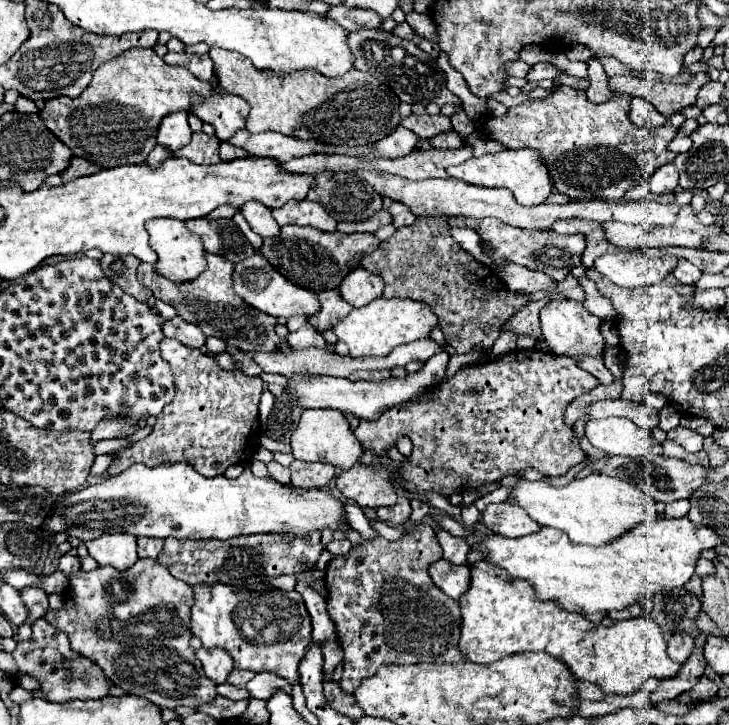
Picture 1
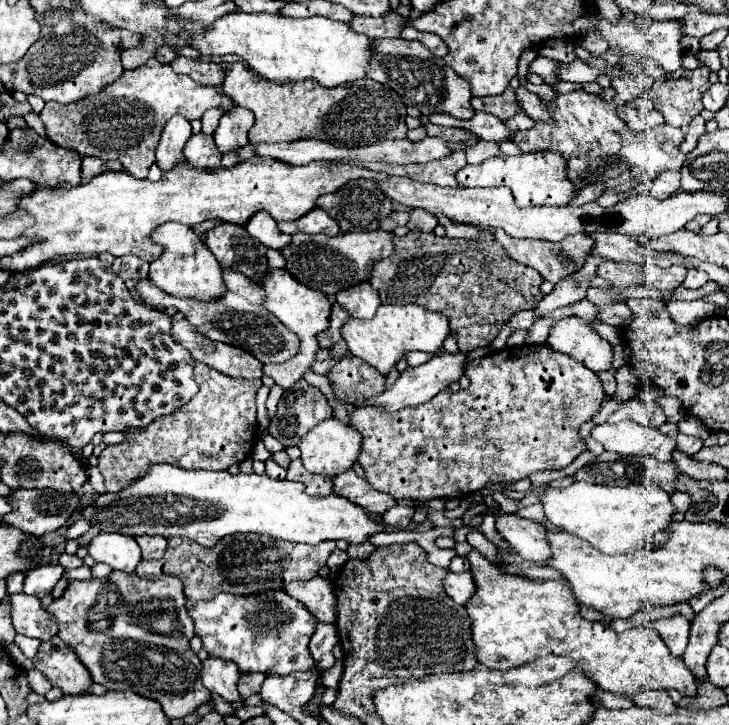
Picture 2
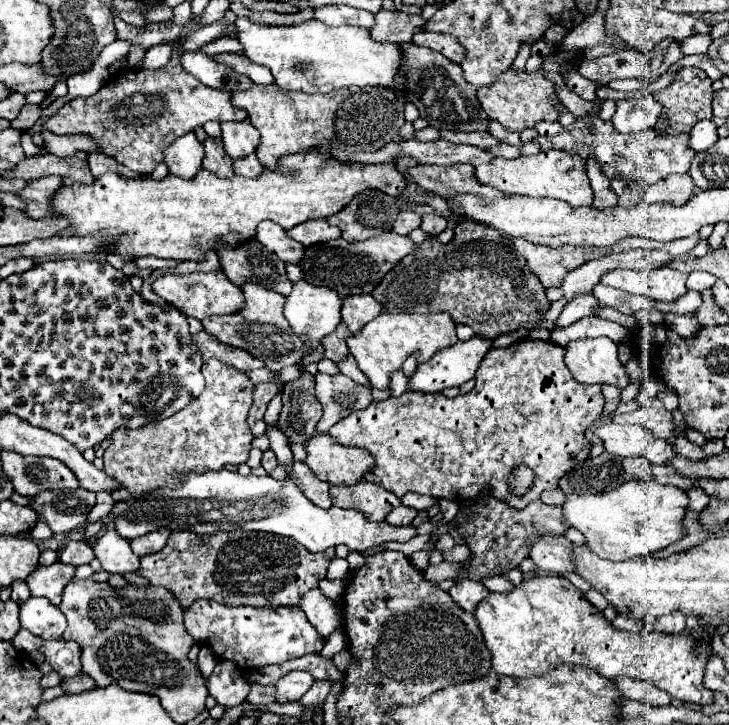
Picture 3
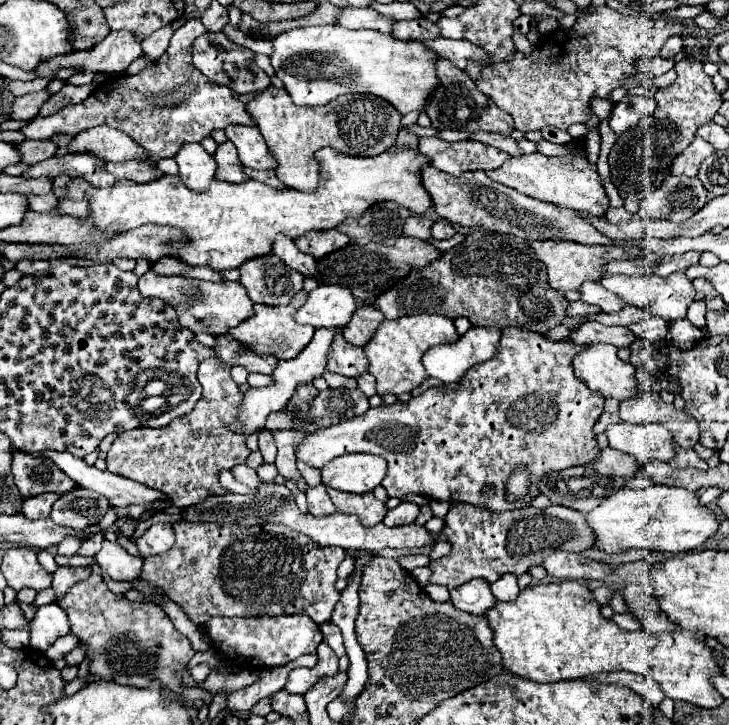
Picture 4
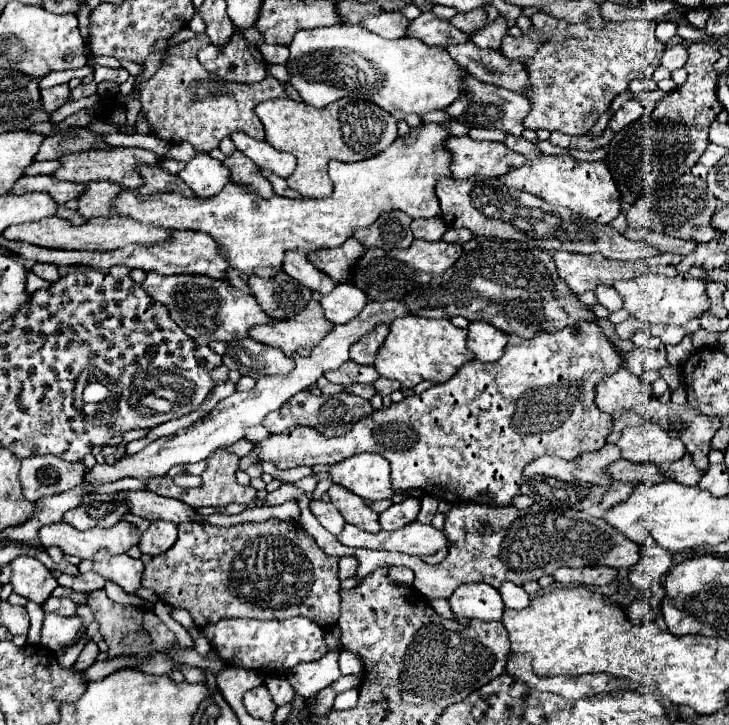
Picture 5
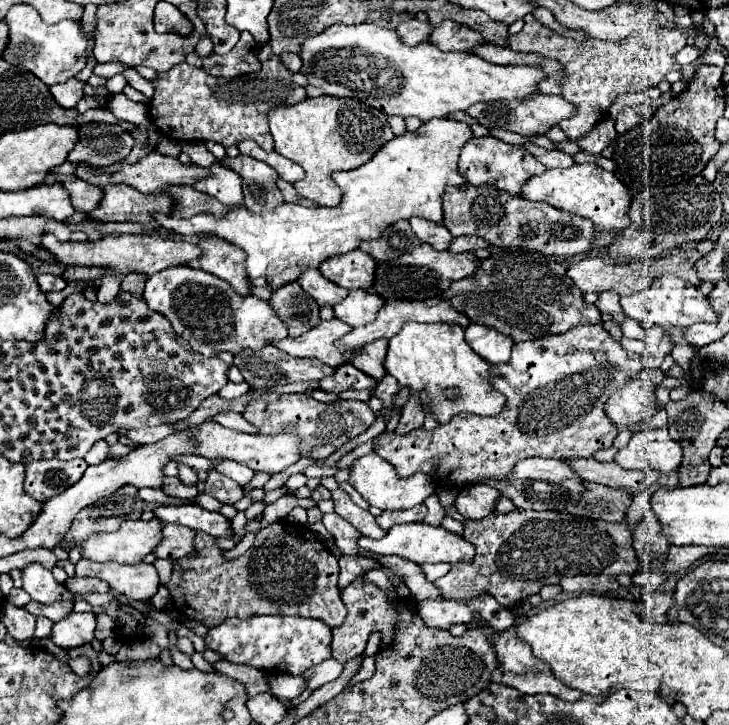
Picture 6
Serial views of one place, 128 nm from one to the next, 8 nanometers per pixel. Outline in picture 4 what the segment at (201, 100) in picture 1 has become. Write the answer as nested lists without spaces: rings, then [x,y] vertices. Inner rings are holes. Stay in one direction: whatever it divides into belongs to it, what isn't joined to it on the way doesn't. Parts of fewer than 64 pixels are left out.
[[[228,126],[226,130],[228,140],[234,142],[238,150],[238,158],[244,166],[258,168],[258,170],[270,170],[276,166],[274,158],[268,152],[268,146],[256,126]]]

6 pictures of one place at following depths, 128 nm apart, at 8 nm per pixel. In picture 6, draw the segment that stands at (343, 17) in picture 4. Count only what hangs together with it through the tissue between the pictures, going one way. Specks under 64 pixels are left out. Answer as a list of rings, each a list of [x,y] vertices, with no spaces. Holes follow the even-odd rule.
[[[410,18],[410,20],[398,22],[398,26],[394,30],[398,32],[400,40],[404,40],[404,44],[414,46],[414,44],[420,44],[420,42],[428,40],[428,34],[432,32],[432,26],[428,22],[420,22],[416,18]]]

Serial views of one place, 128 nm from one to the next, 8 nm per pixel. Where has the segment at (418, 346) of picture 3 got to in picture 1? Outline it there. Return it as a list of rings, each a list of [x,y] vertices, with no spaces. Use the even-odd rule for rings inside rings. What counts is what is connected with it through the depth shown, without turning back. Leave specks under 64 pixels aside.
[[[376,298],[372,304],[366,304],[364,308],[352,308],[352,312],[336,324],[334,334],[338,340],[342,340],[352,358],[362,358],[362,356],[388,356],[392,348],[414,342],[420,338],[428,338],[430,330],[438,324],[438,318],[434,312],[428,308],[424,302],[414,302],[410,298]]]

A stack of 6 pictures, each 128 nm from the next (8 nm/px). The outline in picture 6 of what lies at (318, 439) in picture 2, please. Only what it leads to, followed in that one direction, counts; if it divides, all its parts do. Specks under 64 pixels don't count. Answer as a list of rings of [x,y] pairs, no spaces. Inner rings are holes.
[[[370,452],[358,460],[354,460],[354,464],[350,466],[350,478],[348,482],[366,498],[366,502],[370,506],[376,506],[380,510],[404,510],[404,508],[412,508],[420,502],[424,502],[424,498],[428,498],[434,488],[432,488],[432,478],[424,476],[424,474],[414,474],[406,480],[396,476],[396,470],[392,468],[392,464],[388,464],[382,456]]]

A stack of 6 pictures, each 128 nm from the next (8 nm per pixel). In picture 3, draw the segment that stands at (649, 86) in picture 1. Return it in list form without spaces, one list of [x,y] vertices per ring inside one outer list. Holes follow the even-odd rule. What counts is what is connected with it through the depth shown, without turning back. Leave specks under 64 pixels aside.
[[[688,66],[688,68],[682,68],[674,82],[660,90],[660,92],[654,92],[654,98],[660,100],[662,108],[664,108],[664,114],[660,116],[660,122],[658,122],[658,128],[668,132],[668,134],[682,134],[682,132],[690,132],[690,128],[698,122],[698,120],[704,120],[704,118],[712,118],[712,106],[710,106],[710,100],[712,100],[712,80],[708,78],[708,74],[702,70],[702,68],[696,68],[696,66]]]

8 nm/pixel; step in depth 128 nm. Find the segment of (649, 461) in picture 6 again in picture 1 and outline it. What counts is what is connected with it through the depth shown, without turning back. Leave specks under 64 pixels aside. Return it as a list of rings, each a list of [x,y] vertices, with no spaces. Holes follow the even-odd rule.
[[[604,418],[586,422],[586,438],[592,446],[614,456],[646,458],[652,454],[662,454],[662,445],[654,442],[652,432],[636,426],[628,418]]]

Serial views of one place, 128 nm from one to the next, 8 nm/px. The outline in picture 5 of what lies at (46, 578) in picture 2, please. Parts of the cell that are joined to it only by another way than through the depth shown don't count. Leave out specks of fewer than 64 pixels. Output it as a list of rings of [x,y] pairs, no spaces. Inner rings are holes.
[[[86,572],[86,574],[78,574],[78,576],[70,576],[70,574],[62,574],[58,578],[58,584],[64,588],[70,588],[74,592],[92,592],[98,588],[104,588],[104,578],[96,576],[94,572]]]

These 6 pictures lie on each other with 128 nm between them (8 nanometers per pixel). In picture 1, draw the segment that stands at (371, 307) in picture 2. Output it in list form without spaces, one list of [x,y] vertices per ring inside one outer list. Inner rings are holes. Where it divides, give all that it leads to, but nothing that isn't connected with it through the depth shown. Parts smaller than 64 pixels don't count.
[[[358,266],[342,280],[338,290],[346,302],[360,308],[382,294],[384,280],[380,280],[380,276],[376,276],[374,272],[368,272],[366,268]]]

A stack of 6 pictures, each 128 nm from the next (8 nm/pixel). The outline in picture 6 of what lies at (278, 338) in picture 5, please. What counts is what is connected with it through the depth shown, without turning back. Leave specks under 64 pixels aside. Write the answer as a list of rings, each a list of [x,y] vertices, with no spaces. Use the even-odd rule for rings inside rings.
[[[338,318],[320,320],[314,328],[310,328],[302,336],[298,336],[298,338],[286,336],[284,340],[272,340],[272,344],[290,356],[320,360],[334,368],[334,366],[340,366],[342,360],[352,360],[352,356],[354,356],[354,352],[350,356],[342,356],[334,348],[334,340],[344,336],[348,330],[350,330],[350,326]]]

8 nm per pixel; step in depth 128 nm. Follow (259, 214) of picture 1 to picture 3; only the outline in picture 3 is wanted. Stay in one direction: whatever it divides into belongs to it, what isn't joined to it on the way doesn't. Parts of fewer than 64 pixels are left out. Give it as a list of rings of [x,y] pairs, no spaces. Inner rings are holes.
[[[262,220],[258,224],[256,238],[284,262],[296,264],[304,254],[304,246],[300,246],[296,240],[288,238],[286,232],[278,224],[272,224],[268,220]]]

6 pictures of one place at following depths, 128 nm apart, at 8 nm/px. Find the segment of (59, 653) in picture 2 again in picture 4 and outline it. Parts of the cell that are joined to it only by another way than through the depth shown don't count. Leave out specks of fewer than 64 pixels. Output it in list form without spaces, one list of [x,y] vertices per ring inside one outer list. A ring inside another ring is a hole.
[[[78,644],[74,650],[70,650],[66,656],[64,656],[64,660],[66,660],[66,666],[80,666],[80,662],[86,658],[86,648],[84,648],[84,644]]]

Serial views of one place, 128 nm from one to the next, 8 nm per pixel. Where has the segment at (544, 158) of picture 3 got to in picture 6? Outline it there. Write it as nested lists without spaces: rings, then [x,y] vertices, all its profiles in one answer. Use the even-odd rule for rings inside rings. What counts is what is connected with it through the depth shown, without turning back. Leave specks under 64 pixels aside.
[[[594,162],[574,164],[572,168],[548,168],[544,174],[532,176],[522,186],[522,196],[528,200],[542,200],[554,208],[574,212],[596,224],[596,230],[624,230],[628,228],[630,190],[612,174]]]

